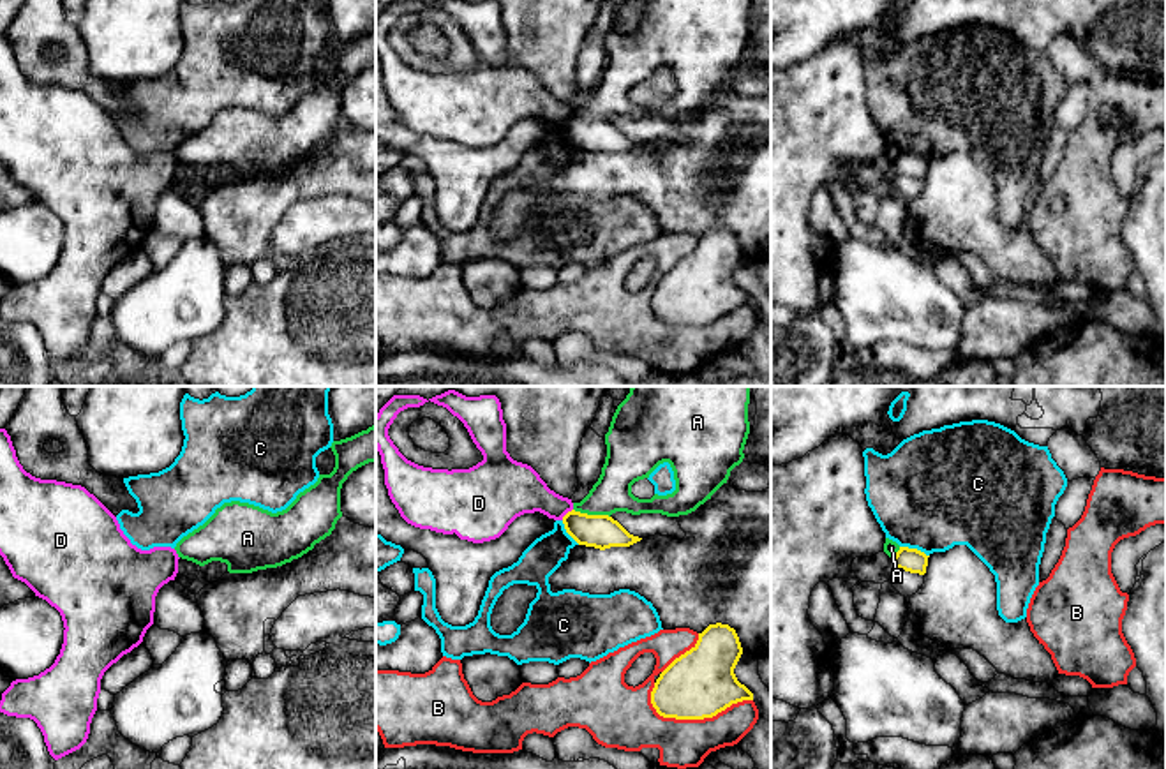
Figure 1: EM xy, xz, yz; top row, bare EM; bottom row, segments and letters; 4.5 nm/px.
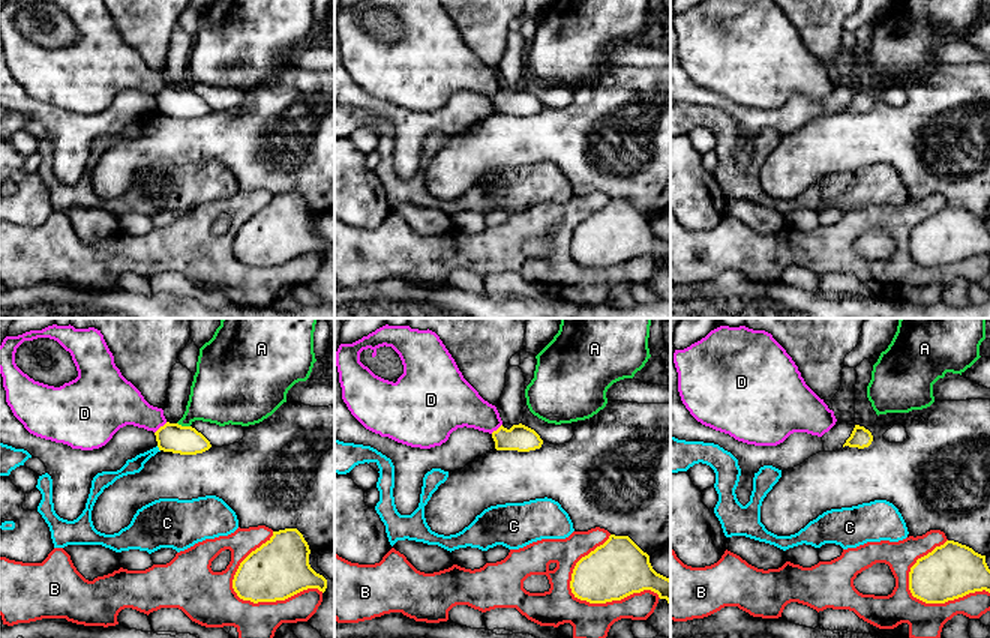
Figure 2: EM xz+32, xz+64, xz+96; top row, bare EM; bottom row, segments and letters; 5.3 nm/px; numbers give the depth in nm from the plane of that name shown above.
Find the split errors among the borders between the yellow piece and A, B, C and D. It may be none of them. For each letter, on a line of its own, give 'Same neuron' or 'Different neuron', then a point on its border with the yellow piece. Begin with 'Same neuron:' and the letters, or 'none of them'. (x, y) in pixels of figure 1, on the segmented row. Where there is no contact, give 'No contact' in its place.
Same neuron: none of them
A: Different neuron. Touches yellow at xz (591, 515)
B: Different neuron. Touches yellow at xz (695, 718)
C: Different neuron. Touches yellow at yz (914, 549)
D: Different neuron. Touches yellow at xz (567, 514)

